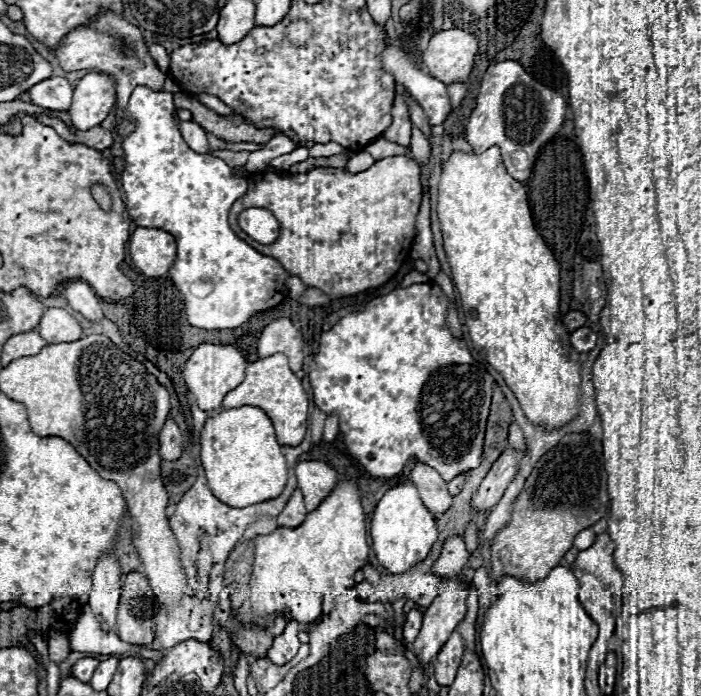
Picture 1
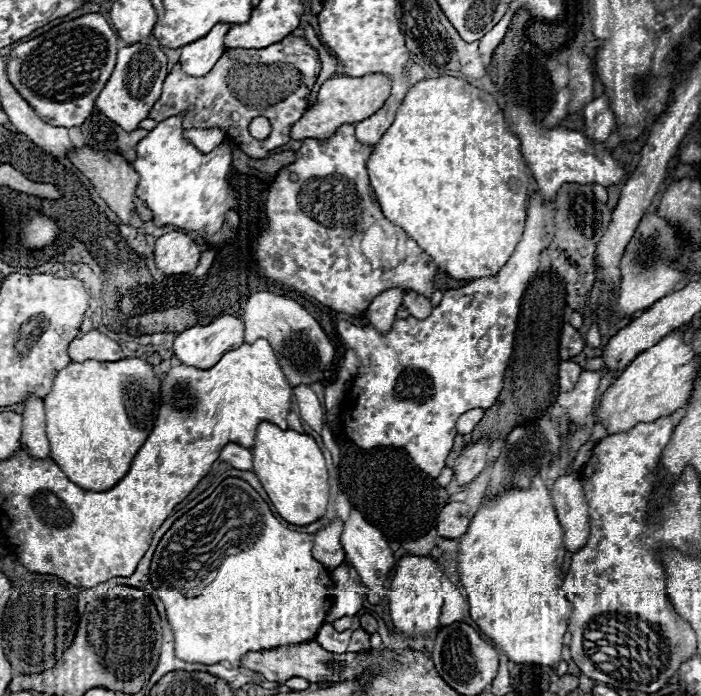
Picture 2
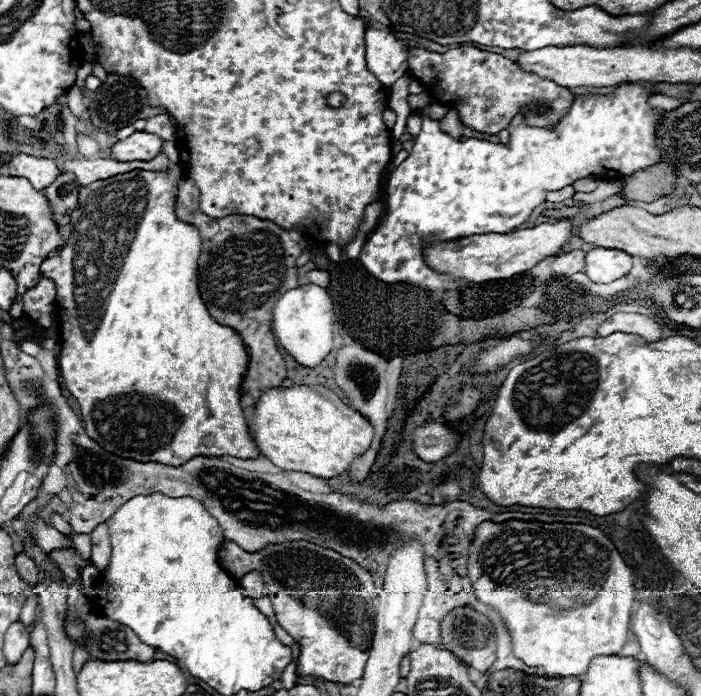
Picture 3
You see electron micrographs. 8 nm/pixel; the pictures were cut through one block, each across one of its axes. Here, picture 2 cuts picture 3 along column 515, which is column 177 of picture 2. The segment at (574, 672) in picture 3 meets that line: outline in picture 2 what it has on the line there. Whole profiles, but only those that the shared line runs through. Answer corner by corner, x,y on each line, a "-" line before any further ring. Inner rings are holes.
226,478
206,500
202,500
200,504
196,504
192,510
188,510
182,518
178,518
172,528
164,534
164,538
160,540
152,564
150,564
150,584
154,588
156,582
156,592
160,594
160,600
166,606
166,614
174,632
174,640
176,640
176,654
178,658
186,660
186,662
200,662
200,664
220,664
226,662
234,668
238,668
238,660
250,652
250,650
270,650
276,646
284,646
284,644
302,644
308,642
316,636
318,628
324,624
326,614
330,612
330,608
334,606
334,598
336,598
336,584
330,576
330,570
326,566
322,566
318,560
312,558
312,546
314,546
314,536
312,534
302,534
302,532
294,532
290,528
286,528
284,524
280,524
280,520
270,512
268,504
260,498
260,494
244,480
240,478

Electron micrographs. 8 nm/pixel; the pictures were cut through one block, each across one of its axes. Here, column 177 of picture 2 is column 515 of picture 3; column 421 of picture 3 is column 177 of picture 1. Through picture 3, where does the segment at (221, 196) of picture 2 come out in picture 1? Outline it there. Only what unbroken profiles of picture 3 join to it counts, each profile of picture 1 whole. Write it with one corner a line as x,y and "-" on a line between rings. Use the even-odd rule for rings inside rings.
136,86
130,94
126,110
128,118
136,122
136,130
122,138
126,168
120,176
120,182
126,194
126,210
138,226
160,228
174,236
178,252
174,264
168,270
168,276
184,294
188,322
196,328
206,330
238,328
244,322
248,322
254,314
278,306
288,296
288,272
280,266
278,260
264,256
252,246
248,246
242,238
238,238
232,232
228,224
228,210
246,192
248,182
244,178
236,178
232,174
232,168
228,168
224,160
216,156
198,154
186,146
174,122
176,108
172,104
170,92
156,92
148,86

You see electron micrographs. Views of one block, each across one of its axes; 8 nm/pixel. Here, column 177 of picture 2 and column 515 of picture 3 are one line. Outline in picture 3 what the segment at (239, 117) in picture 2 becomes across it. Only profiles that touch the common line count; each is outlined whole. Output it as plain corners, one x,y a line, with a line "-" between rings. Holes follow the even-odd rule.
460,46
444,54
410,48
408,72
424,84
426,92
438,104
458,110
464,124
486,134
498,134
500,130
504,130
510,124
510,120
524,106
530,104
546,104
548,112
546,114
538,114
536,110
524,112
528,124
532,126
556,124
568,112
574,100
574,94
554,84
552,80
540,80
538,76
520,70
514,62
506,60
504,56
482,52
472,46

